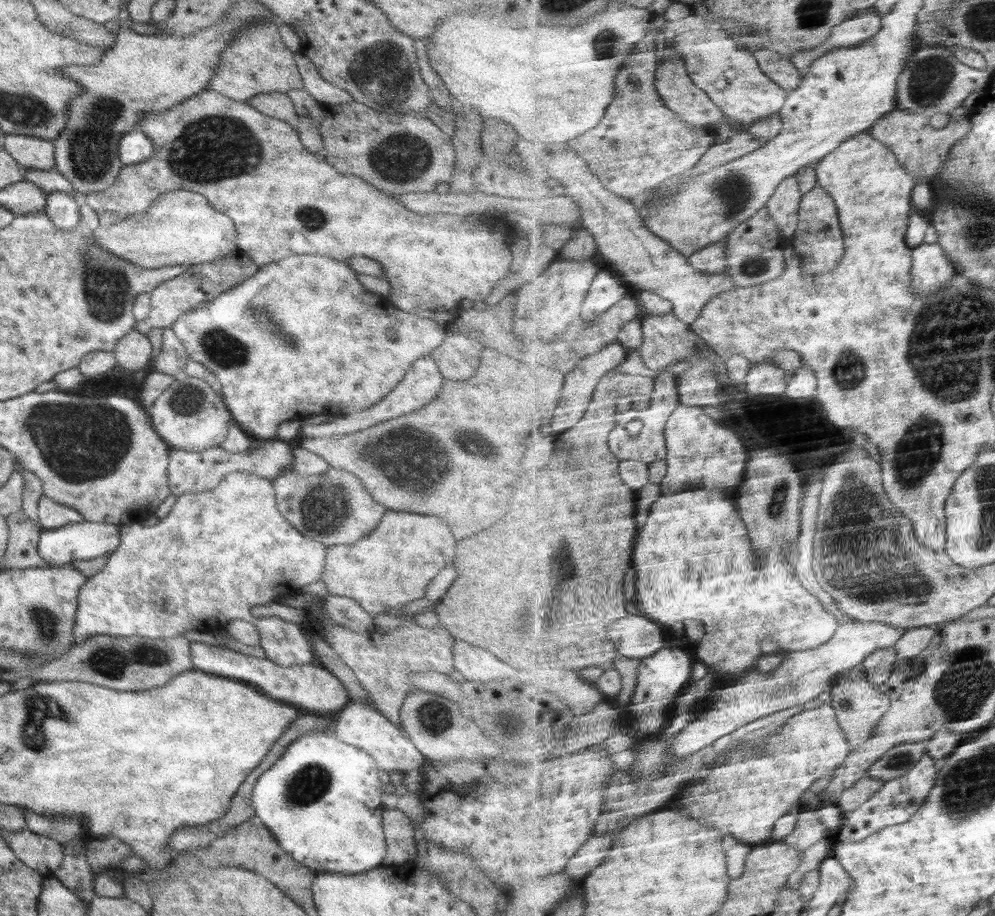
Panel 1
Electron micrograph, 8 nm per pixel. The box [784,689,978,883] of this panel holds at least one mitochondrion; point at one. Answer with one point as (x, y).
(901, 760)

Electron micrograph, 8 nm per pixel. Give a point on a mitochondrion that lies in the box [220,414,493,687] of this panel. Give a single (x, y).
(325, 508)

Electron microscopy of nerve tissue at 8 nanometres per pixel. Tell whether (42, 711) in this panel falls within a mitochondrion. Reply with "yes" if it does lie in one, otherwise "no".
yes

